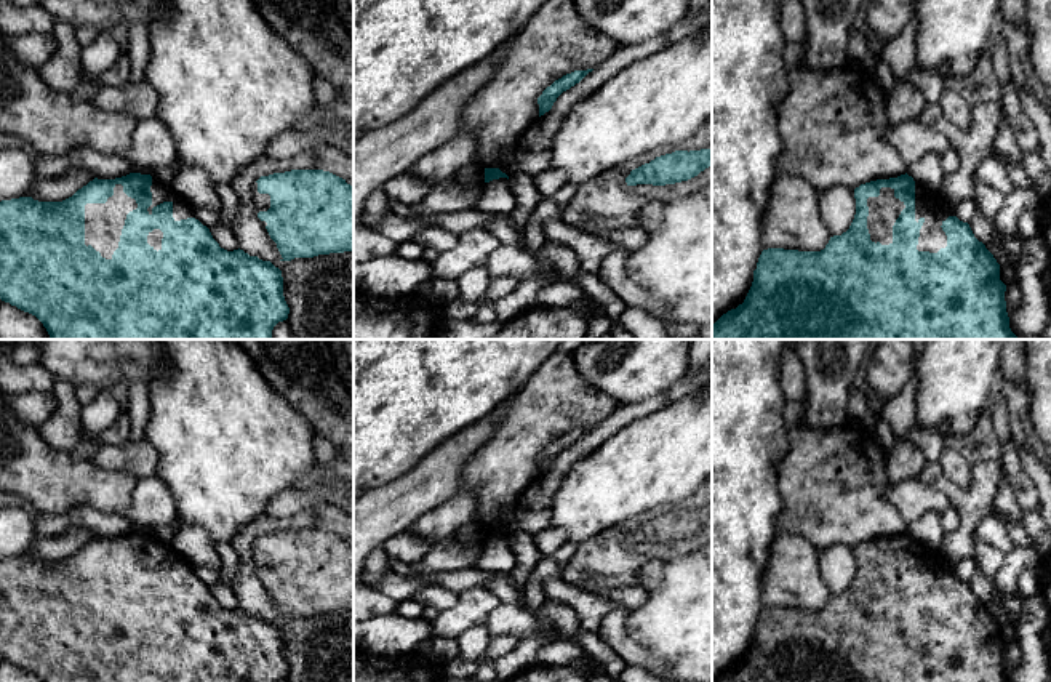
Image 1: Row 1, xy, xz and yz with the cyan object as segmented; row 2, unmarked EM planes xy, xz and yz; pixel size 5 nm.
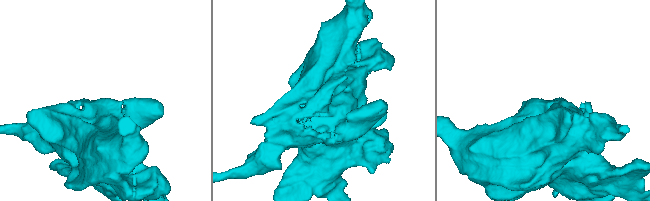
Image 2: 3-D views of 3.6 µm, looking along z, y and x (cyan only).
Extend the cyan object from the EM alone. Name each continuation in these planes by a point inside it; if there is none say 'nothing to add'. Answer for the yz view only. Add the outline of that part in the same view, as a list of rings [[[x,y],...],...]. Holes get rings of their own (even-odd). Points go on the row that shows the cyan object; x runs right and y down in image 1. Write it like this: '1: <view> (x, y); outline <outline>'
1: yz (883, 210); outline [[[881,187],[878,197],[867,199],[867,229],[872,242],[893,243],[893,226],[905,208],[904,202],[894,197],[894,189]]]

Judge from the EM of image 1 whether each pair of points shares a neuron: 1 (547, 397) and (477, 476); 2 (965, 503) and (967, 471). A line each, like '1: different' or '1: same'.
1: same
2: different

